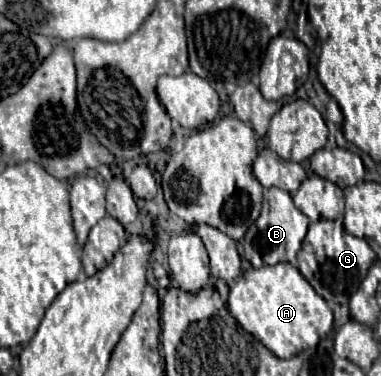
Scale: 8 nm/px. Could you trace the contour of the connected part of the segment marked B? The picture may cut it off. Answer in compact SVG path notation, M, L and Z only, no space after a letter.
M267 188L263 196L263 208L261 216L253 224L253 248L259 252L263 264L275 266L279 262L295 262L297 252L301 248L301 242L307 234L309 218L295 208L293 198L289 192L281 188Z

